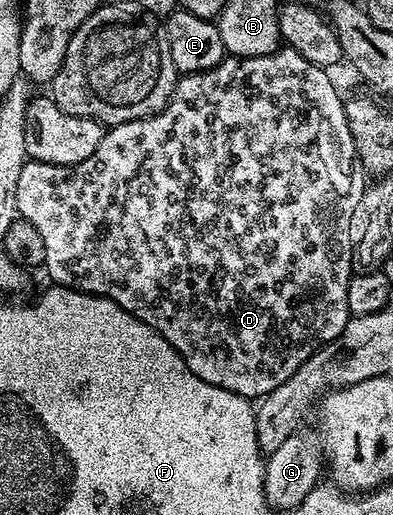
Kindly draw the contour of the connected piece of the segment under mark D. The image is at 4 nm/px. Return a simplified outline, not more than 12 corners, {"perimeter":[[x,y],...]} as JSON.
{"perimeter":[[285,46],[27,159],[55,285],[263,398],[350,320],[368,177]]}

